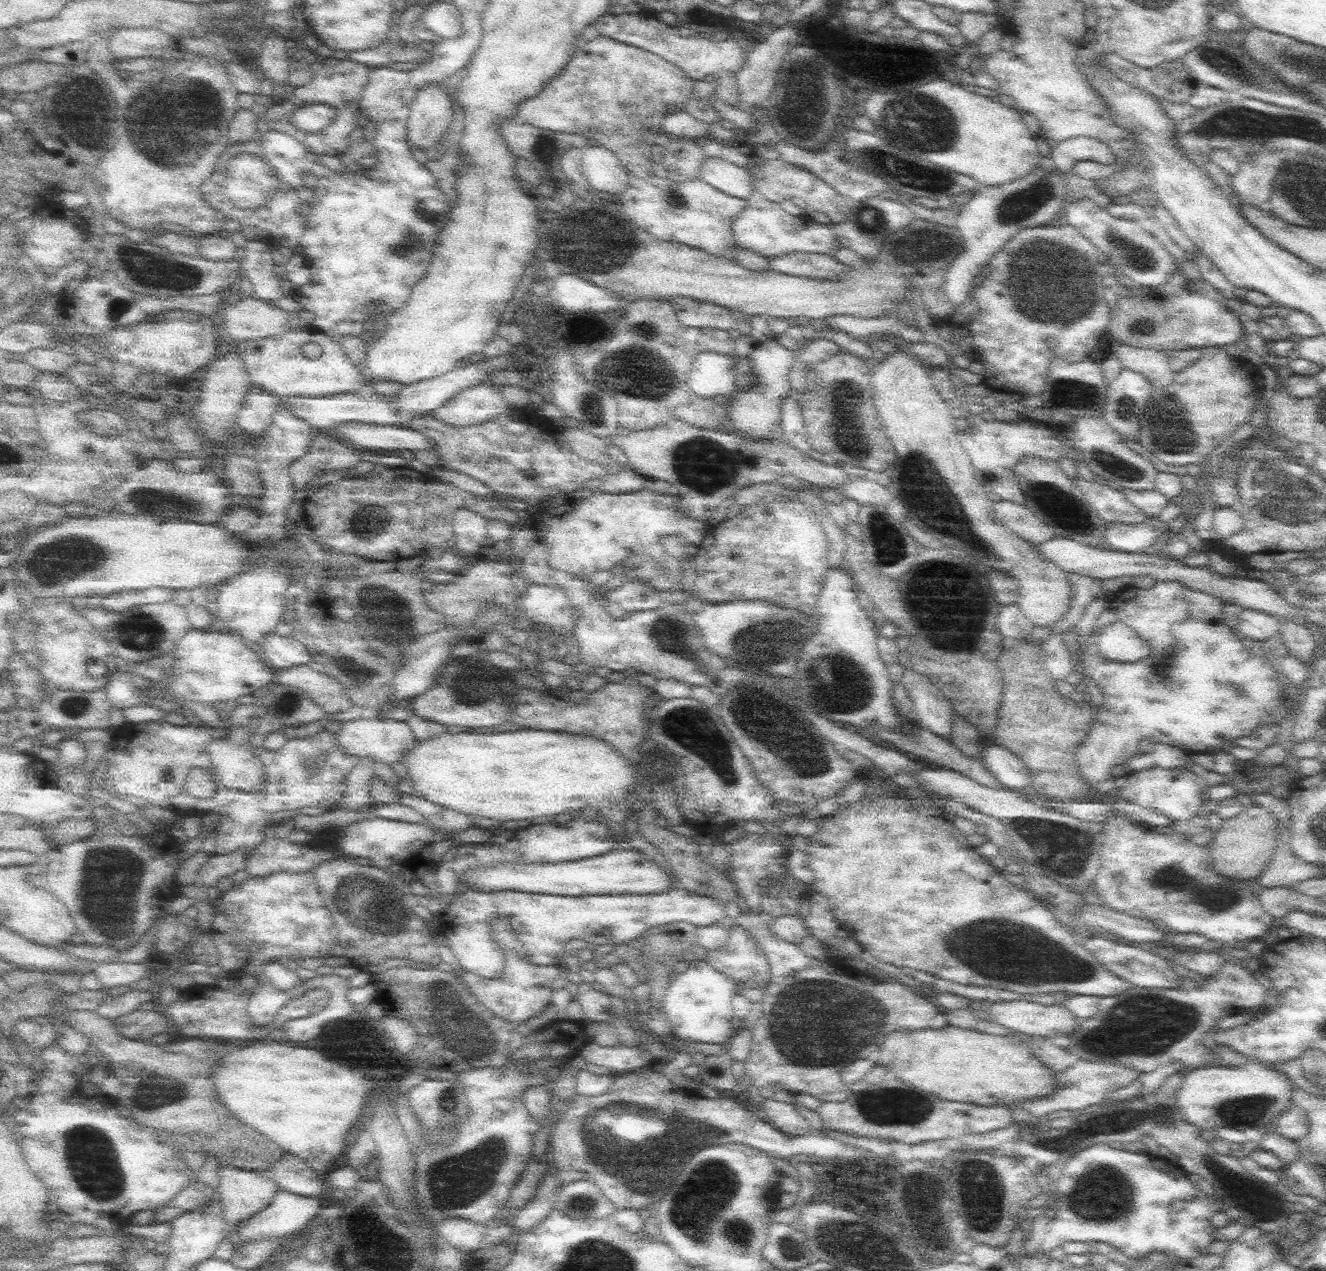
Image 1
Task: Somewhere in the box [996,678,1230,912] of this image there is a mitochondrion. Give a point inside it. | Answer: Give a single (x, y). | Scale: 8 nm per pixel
(1071, 846)

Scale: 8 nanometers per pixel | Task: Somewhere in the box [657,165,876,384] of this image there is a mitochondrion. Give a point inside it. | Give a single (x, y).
(674, 200)

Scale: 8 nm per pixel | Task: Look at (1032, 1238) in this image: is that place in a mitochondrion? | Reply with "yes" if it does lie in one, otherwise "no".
no

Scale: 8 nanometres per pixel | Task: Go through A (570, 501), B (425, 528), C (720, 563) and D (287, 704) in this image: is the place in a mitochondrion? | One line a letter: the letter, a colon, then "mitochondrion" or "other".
A: other
B: other
C: other
D: other

